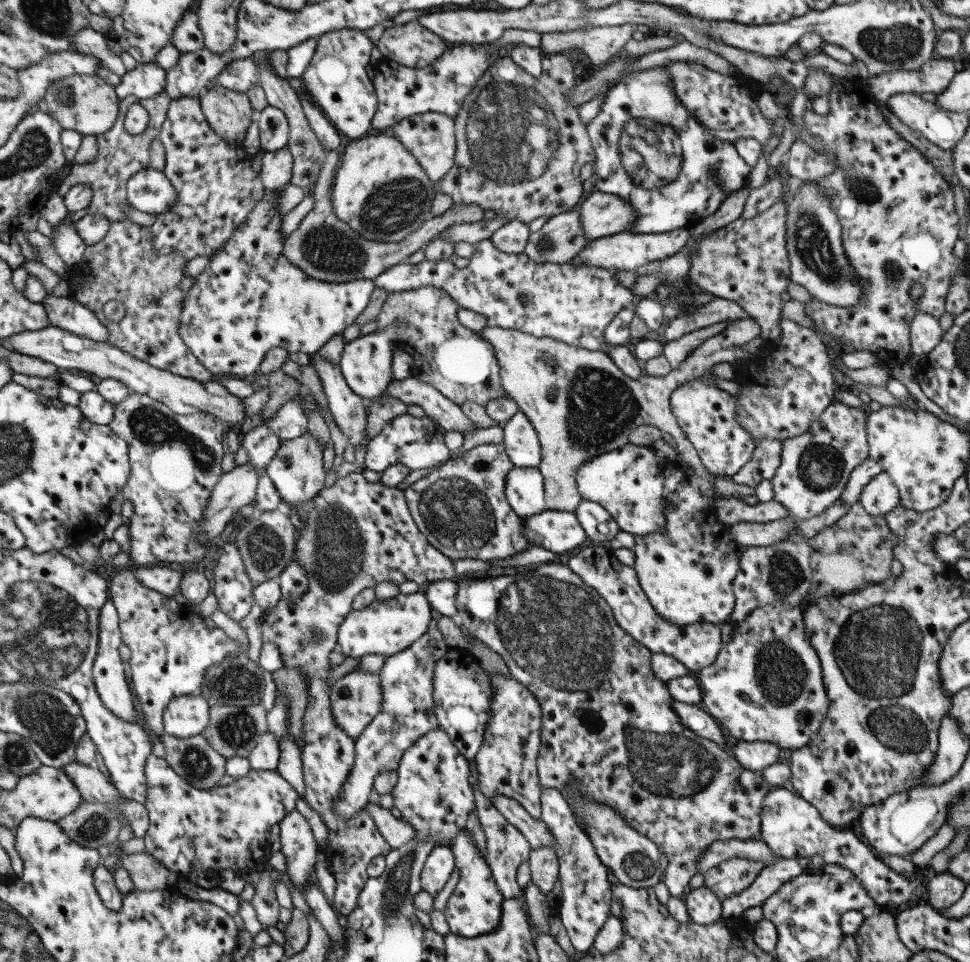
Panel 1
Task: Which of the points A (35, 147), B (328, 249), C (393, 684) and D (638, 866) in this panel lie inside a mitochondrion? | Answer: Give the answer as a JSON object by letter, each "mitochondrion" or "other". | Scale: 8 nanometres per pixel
{"A":"mitochondrion","B":"mitochondrion","C":"mitochondrion","D":"mitochondrion"}

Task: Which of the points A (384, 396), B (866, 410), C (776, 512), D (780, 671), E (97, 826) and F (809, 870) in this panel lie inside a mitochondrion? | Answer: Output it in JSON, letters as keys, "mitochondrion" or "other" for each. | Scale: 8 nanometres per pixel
{"A":"other","B":"other","C":"other","D":"mitochondrion","E":"mitochondrion","F":"other"}

